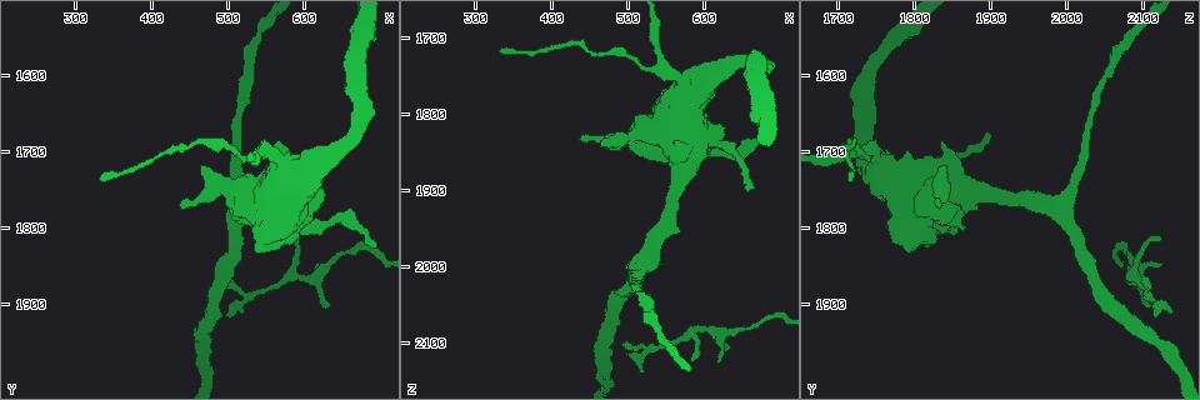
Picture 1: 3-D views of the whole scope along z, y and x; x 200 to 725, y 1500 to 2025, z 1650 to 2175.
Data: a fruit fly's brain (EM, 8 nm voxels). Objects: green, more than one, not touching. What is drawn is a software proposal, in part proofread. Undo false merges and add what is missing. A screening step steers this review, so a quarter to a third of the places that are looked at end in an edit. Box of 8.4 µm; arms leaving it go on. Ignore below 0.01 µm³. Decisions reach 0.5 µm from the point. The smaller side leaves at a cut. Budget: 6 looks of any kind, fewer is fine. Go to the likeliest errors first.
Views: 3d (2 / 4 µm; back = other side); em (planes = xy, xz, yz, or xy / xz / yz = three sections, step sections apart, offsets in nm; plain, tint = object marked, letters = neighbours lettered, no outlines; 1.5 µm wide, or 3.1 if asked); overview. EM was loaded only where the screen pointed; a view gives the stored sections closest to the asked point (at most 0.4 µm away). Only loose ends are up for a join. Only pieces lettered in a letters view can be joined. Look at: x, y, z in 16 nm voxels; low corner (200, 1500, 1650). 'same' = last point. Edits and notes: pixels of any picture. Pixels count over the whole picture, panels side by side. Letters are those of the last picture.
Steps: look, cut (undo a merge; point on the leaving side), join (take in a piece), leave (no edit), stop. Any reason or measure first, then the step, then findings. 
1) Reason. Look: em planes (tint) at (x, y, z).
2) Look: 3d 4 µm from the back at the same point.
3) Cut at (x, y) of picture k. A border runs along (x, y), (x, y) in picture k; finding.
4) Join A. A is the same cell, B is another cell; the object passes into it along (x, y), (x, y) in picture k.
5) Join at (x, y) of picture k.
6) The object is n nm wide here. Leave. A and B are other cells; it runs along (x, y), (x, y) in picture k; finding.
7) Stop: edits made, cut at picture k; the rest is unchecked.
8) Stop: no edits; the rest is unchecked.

Free end. Look: 3d 4 µm at (620, 1850, 2125).

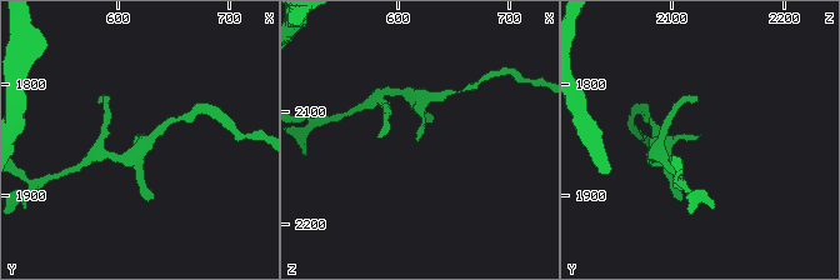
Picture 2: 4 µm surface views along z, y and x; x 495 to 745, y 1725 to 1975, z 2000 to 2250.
Look: em yz step 8 (tint) at (620, 1846, 2128).

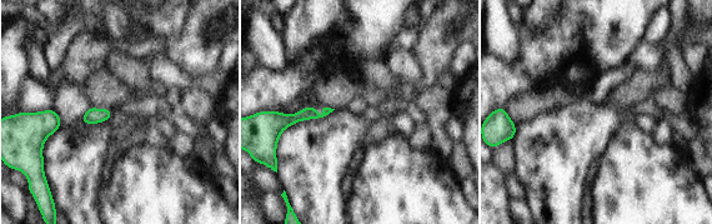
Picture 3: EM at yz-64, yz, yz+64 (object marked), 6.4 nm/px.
Look: em planes (letters) at the same point.

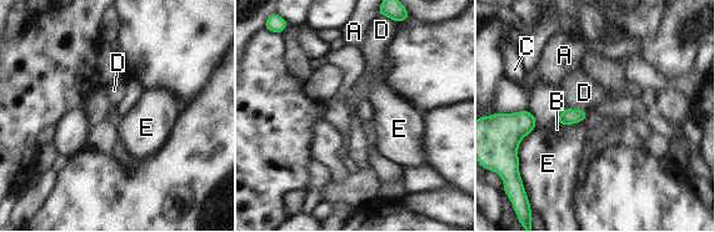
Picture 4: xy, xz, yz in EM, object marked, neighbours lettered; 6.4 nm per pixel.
The object is 100 nm wide here. Leave. A, B, C, D and E are other cells; a border runs along (565, 106), (587, 110) in picture 4; none of them fits.

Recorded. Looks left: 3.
Branch stops here. Look: em planes (letters) at (695, 1830, 1815).

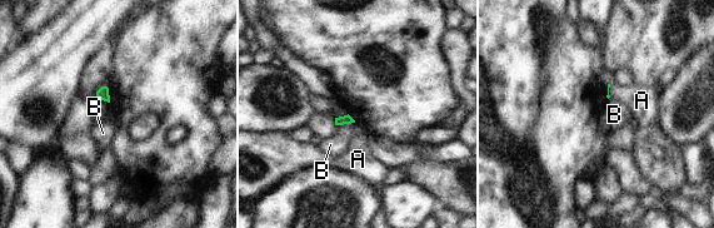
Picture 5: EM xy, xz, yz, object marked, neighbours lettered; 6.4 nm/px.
Leave. A and B are other cells; a border runs along (354, 122), (336, 125) in picture 5; no lettered piece goes on from it.

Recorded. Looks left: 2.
Branch stops here. Look: 3d 4 µm at (435, 1765, 1835).

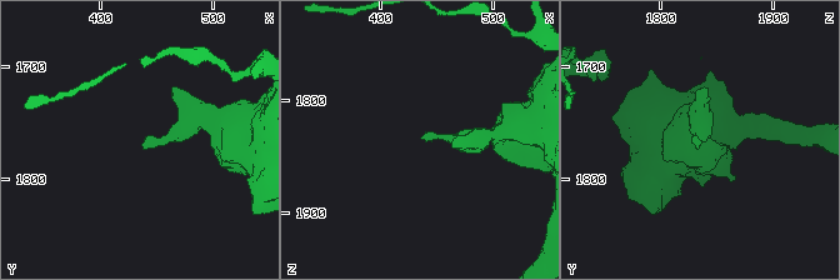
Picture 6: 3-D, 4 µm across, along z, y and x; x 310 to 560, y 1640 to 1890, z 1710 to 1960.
Now the EM. Look: em planes (letters) at (436, 1770, 1834).

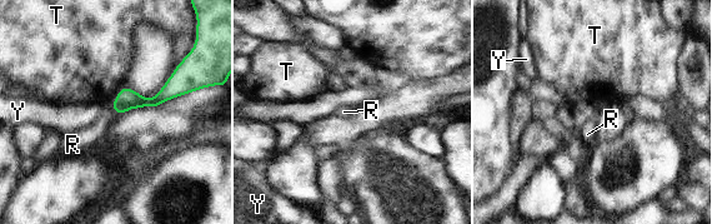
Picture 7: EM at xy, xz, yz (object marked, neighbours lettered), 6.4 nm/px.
The object is 130 nm wide here. Leave. R, T and Y are other cells; it runs along (185, 86), (155, 101), (115, 104) in picture 7; no lettered piece goes on from it.

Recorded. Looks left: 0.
Stop: no edits; the rest is unchecked.

